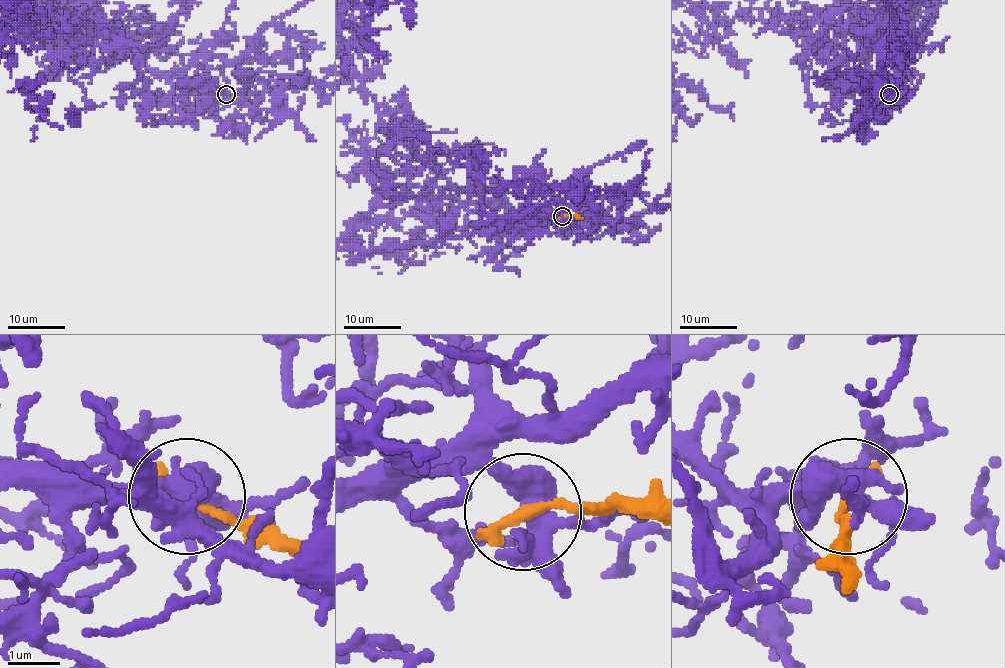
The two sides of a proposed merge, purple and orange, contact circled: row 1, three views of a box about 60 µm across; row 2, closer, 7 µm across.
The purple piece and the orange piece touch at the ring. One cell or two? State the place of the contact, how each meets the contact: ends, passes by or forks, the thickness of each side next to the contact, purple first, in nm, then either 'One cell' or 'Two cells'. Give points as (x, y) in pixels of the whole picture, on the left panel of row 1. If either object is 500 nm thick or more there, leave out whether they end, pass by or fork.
Place: (226, 94). At the ring purple forks. At the ring orange ends. Thickness 420 nm (purple) against 280 nm. Two cells

